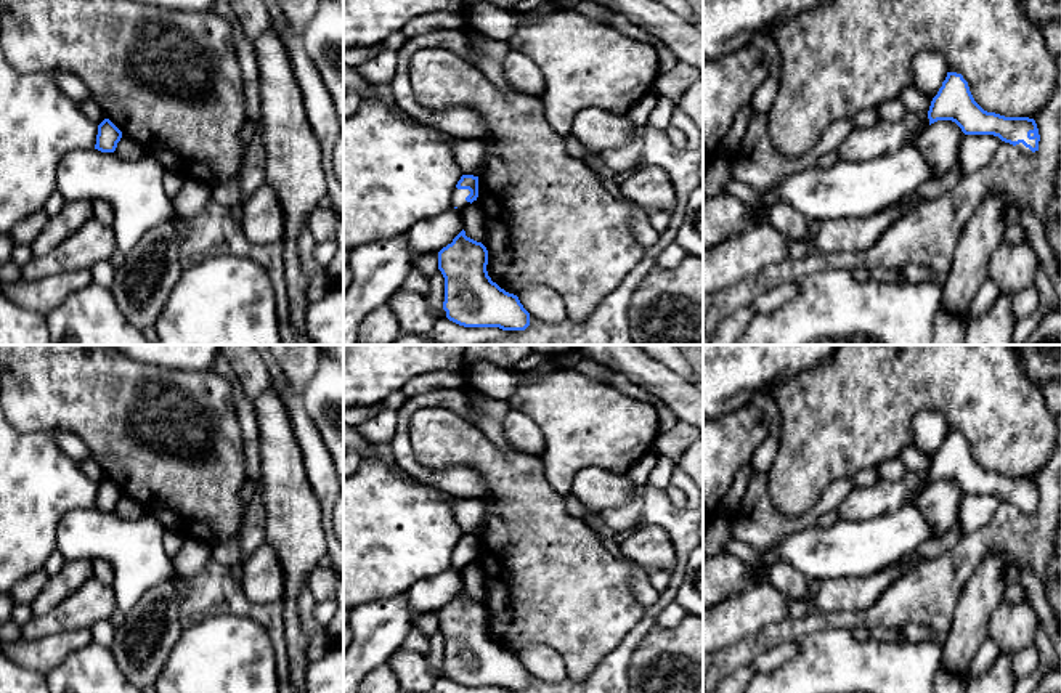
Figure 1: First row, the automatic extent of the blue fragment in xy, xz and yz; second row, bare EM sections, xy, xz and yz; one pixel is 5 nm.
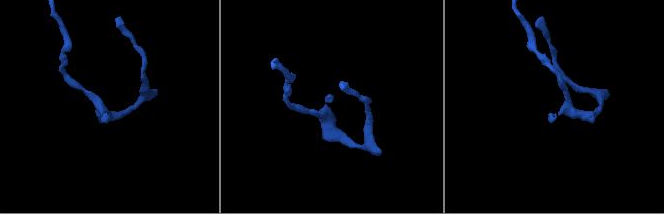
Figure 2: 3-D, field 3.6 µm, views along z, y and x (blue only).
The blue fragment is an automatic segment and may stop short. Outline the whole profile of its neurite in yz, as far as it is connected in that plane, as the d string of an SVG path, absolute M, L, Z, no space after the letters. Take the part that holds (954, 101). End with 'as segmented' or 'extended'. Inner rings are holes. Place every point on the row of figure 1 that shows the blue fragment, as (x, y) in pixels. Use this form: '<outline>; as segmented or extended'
M947 72L928 111L929 125L937 120L955 122L965 135L994 135L1013 144L1024 156L1039 151L1039 128L1029 117L1005 117L984 111L973 98L961 74Z; extended

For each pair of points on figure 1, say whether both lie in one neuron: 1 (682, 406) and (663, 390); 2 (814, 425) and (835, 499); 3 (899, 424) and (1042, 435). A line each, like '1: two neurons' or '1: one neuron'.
1: one neuron
2: two neurons
3: one neuron

